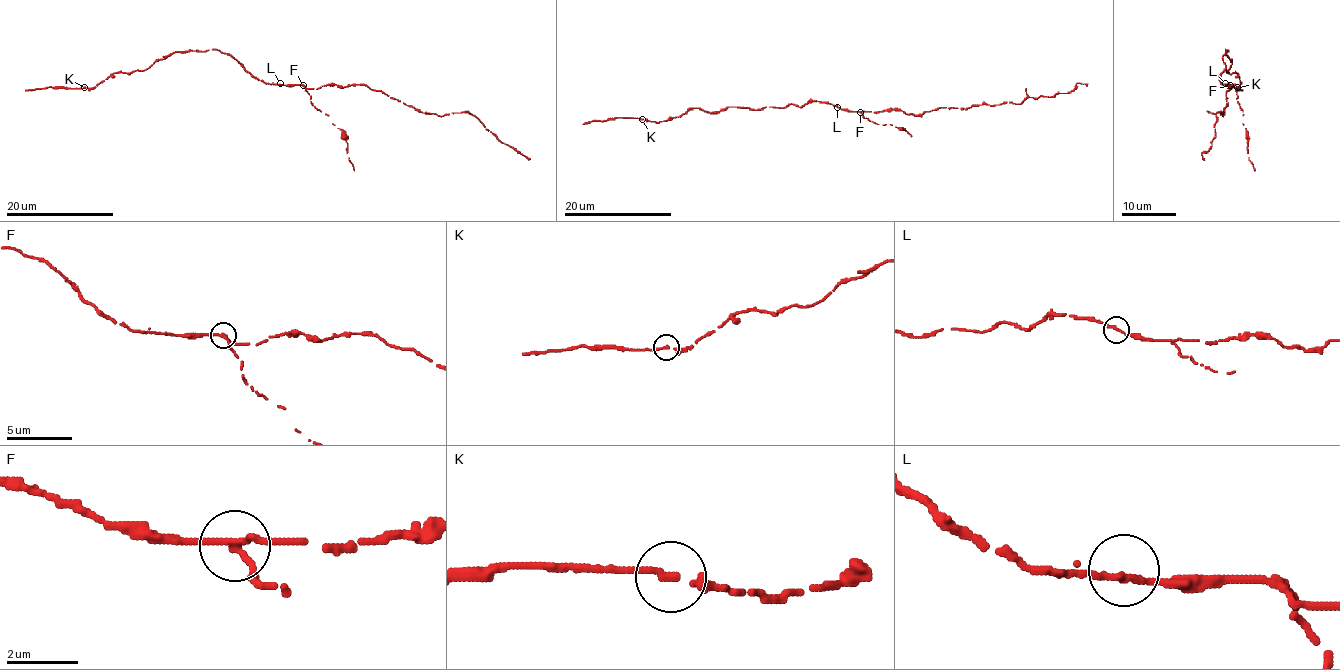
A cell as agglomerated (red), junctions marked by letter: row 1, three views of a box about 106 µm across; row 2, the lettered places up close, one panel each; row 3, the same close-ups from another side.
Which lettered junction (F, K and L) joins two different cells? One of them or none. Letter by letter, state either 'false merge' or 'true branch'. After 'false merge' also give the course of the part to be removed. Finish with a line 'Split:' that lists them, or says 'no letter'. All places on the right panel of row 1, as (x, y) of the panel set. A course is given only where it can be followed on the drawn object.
F: false merge; foreign part runs (1231, 85), (1243, 110), (1248, 160), (1255, 171)
K: true branch
L: true branch
Split: F

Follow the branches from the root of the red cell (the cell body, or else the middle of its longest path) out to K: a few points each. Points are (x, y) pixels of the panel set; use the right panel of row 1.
K: (1227, 85), (1219, 79), (1225, 67), (1225, 50), (1232, 63), (1227, 71), (1239, 76), (1237, 87)

